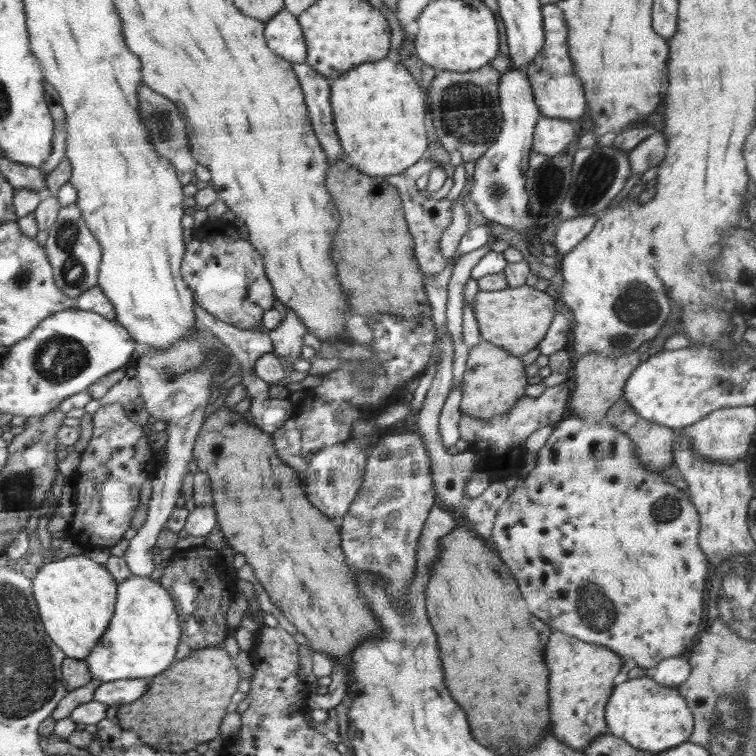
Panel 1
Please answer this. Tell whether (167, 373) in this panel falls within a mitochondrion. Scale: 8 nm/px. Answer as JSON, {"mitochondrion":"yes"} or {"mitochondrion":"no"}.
{"mitochondrion":"yes"}

